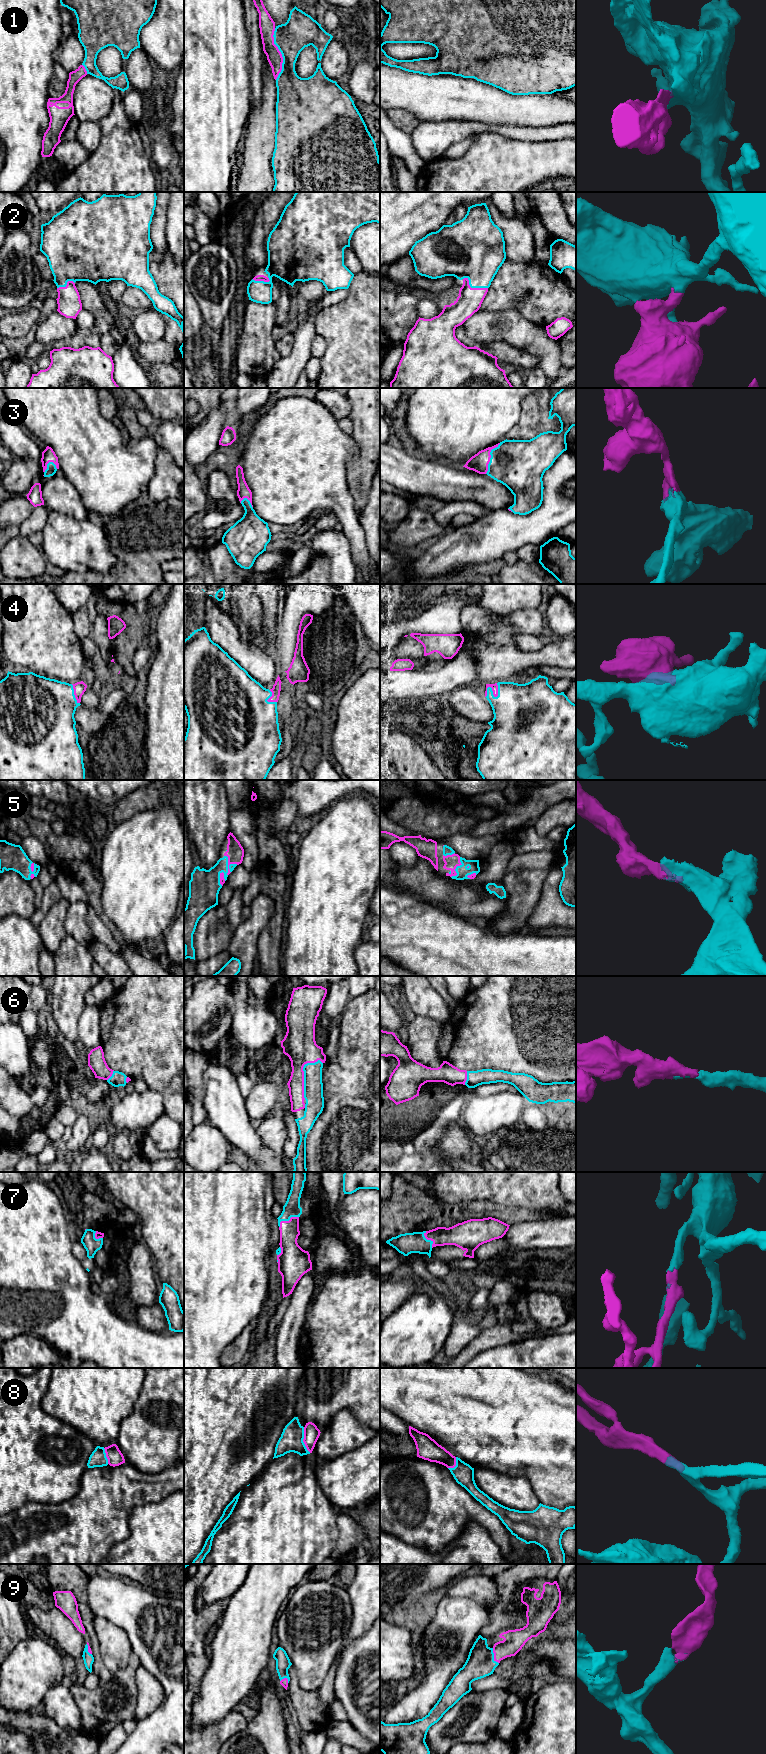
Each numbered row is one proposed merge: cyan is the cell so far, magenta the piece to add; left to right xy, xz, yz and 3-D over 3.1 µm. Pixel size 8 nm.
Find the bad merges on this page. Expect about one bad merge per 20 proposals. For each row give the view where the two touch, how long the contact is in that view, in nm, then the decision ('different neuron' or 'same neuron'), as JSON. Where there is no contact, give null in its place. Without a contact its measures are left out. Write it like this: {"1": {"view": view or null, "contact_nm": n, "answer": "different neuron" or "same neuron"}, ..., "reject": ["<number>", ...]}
{"1": {"view": "xz", "contact_nm": 420, "answer": "same neuron"}, "2": {"view": "yz", "contact_nm": 220, "answer": "same neuron"}, "3": {"view": "yz", "contact_nm": 280, "answer": "same neuron"}, "4": {"view": "yz", "contact_nm": 150, "answer": "same neuron"}, "5": {"view": "xz", "contact_nm": 170, "answer": "same neuron"}, "6": {"view": "xz", "contact_nm": 340, "answer": "same neuron"}, "7": {"view": "xz", "contact_nm": 180, "answer": "same neuron"}, "8": {"view": "xz", "contact_nm": 220, "answer": "same neuron"}, "9": {"view": "yz", "contact_nm": 140, "answer": "same neuron"}, "reject": []}

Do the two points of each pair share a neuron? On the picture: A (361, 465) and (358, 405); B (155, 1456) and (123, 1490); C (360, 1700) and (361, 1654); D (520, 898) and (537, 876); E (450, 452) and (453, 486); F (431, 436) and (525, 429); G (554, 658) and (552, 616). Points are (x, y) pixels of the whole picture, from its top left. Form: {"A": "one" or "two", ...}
{"A": "one", "B": "two", "C": "one", "D": "one", "E": "two", "F": "two", "G": "two"}

